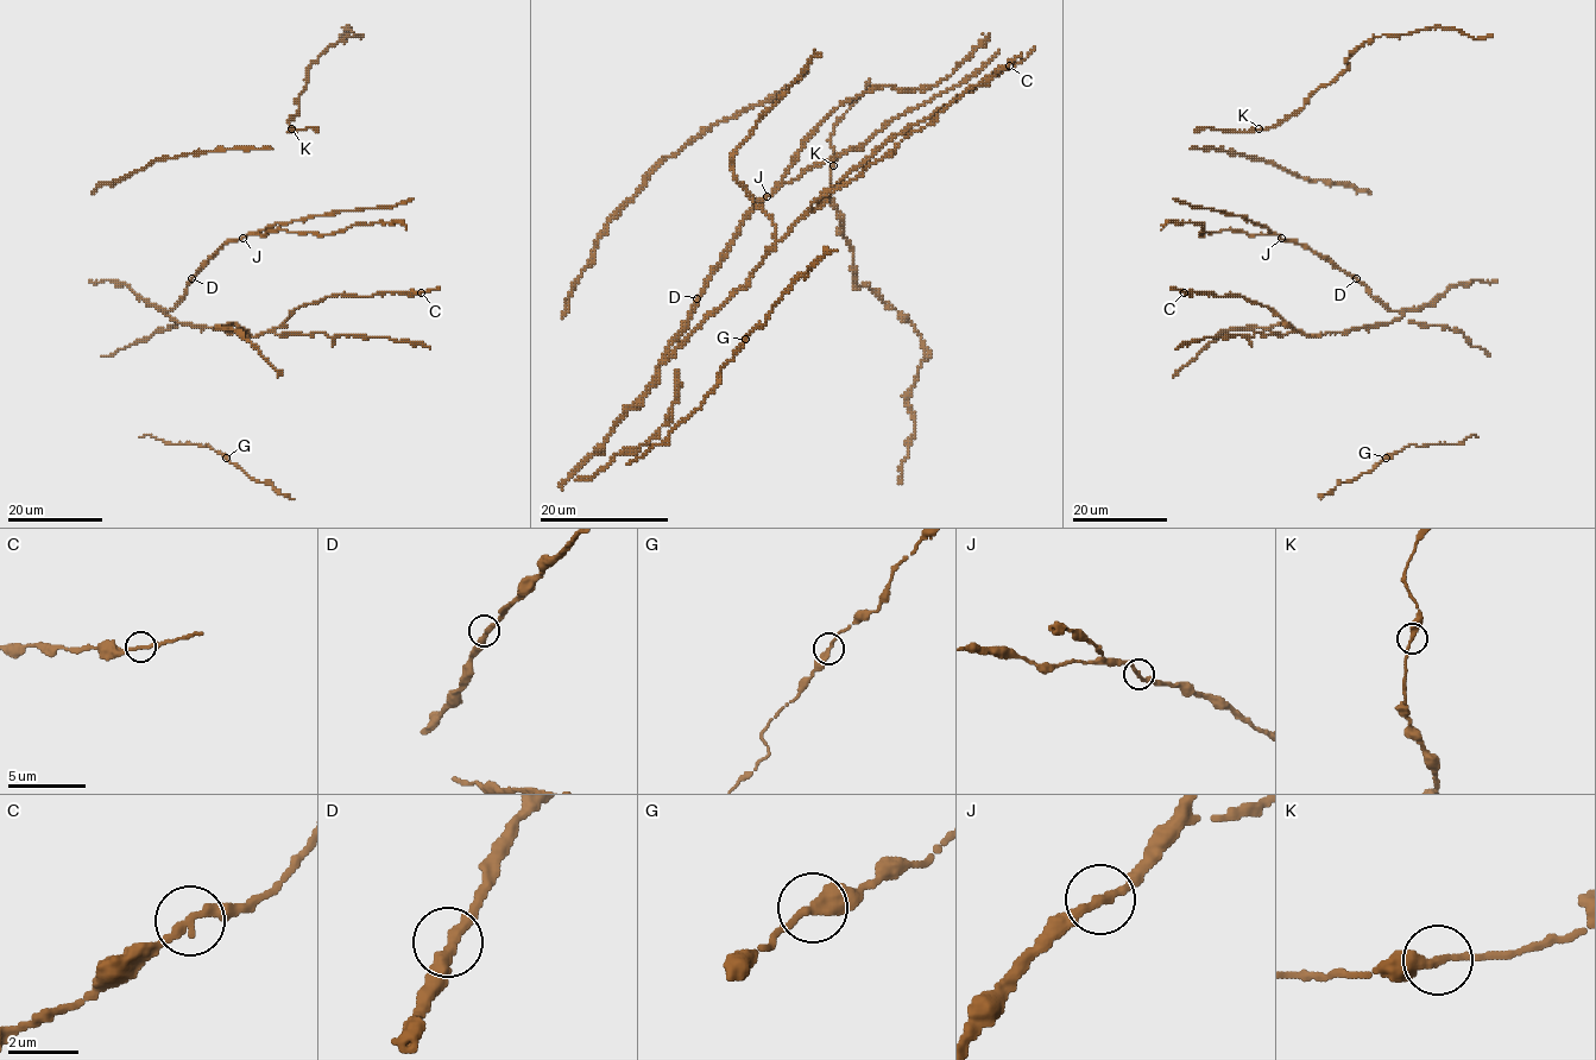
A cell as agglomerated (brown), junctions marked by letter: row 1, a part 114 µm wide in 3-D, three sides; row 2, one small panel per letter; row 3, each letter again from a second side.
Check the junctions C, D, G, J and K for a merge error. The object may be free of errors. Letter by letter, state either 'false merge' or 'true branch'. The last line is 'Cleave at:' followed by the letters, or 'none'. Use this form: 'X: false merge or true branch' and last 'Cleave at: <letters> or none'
C: true branch
D: true branch
G: true branch
J: true branch
K: true branch
Cleave at: none

